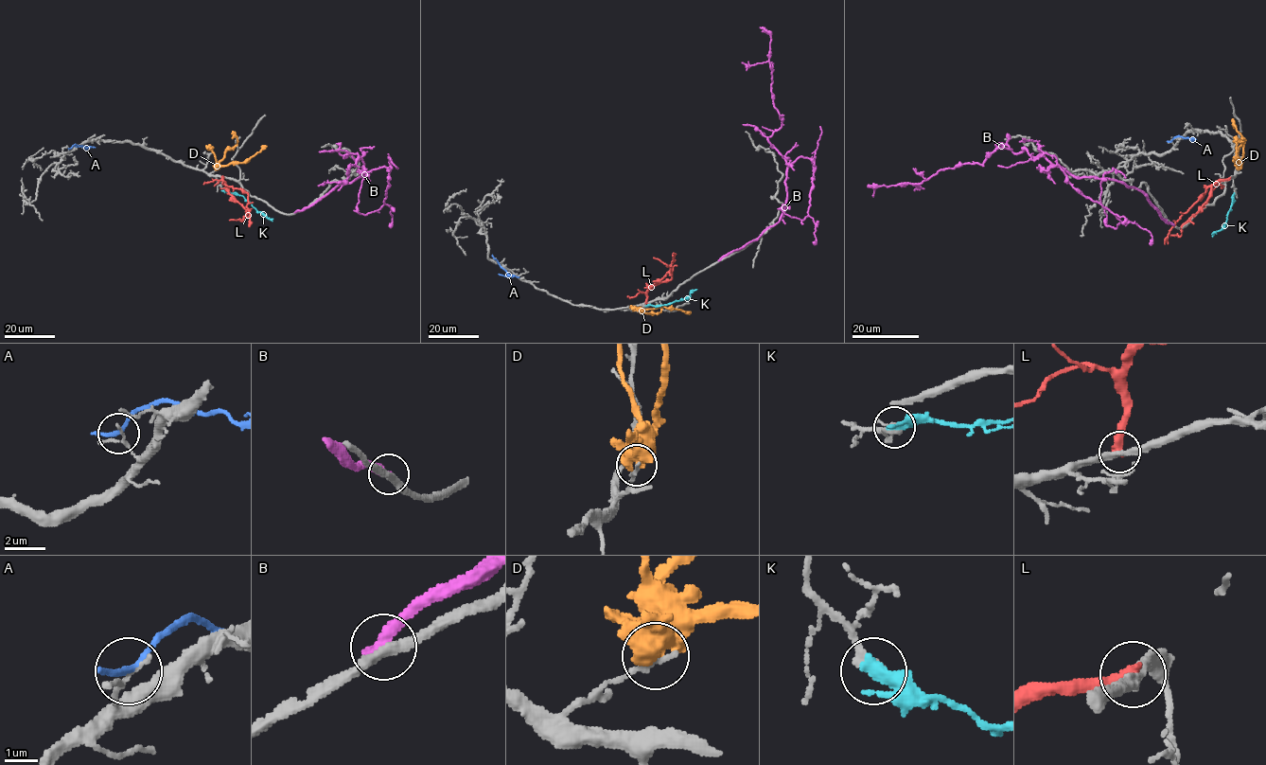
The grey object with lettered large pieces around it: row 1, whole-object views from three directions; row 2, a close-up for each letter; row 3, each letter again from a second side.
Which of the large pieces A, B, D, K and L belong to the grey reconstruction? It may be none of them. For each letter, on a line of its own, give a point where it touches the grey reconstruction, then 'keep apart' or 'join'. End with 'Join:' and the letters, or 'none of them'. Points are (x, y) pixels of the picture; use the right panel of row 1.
A: contact (1171, 141); keep apart
B: contact (1173, 224); keep apart
D: contact (1239, 169); keep apart
K: contact (1234, 194); join
L: contact (1229, 178); keep apart
Join: K

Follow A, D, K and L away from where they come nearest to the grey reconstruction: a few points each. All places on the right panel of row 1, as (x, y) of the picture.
A: (1171, 141), (1174, 137), (1182, 136), (1195, 139)
D: (1239, 169), (1238, 162), (1234, 160), (1242, 138)
K: (1234, 195), (1223, 226), (1211, 234)
L: (1230, 178), (1219, 179), (1206, 188), (1176, 222), (1164, 244)

